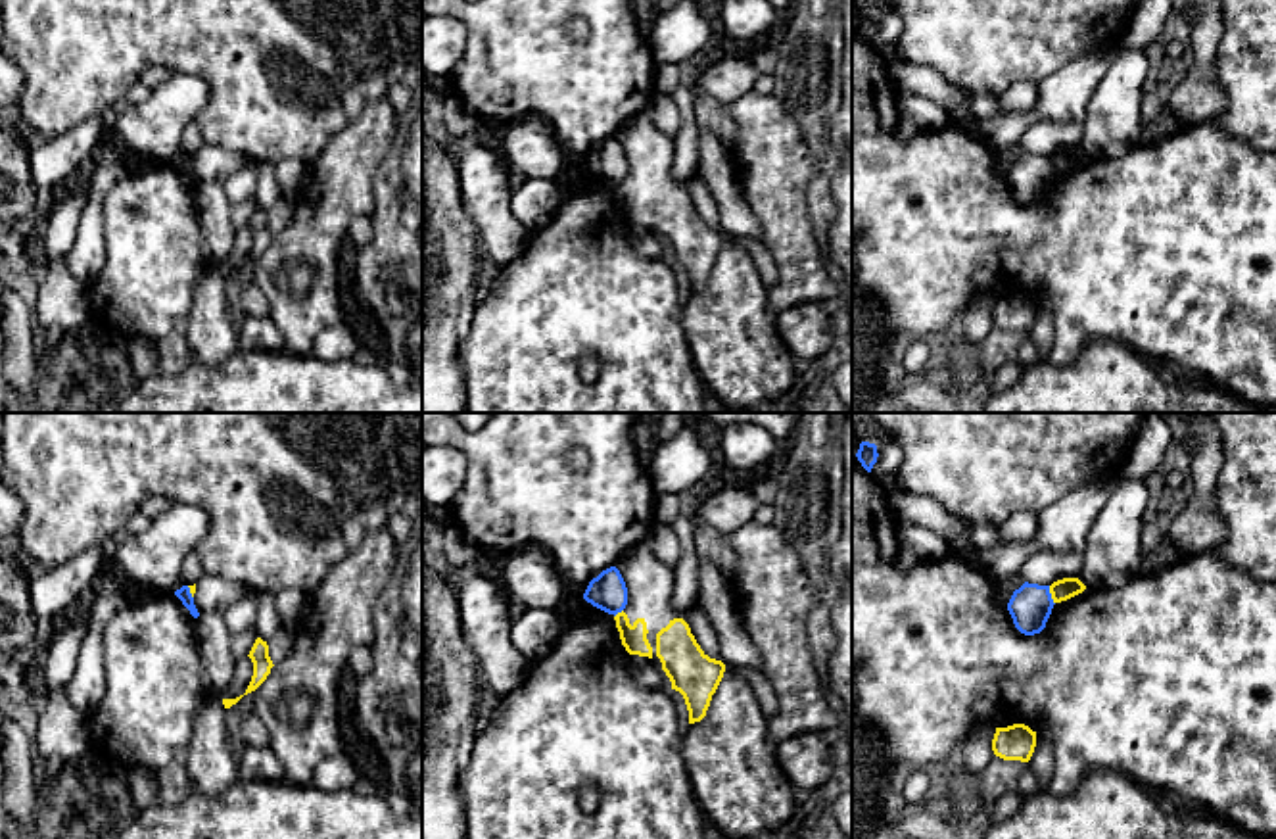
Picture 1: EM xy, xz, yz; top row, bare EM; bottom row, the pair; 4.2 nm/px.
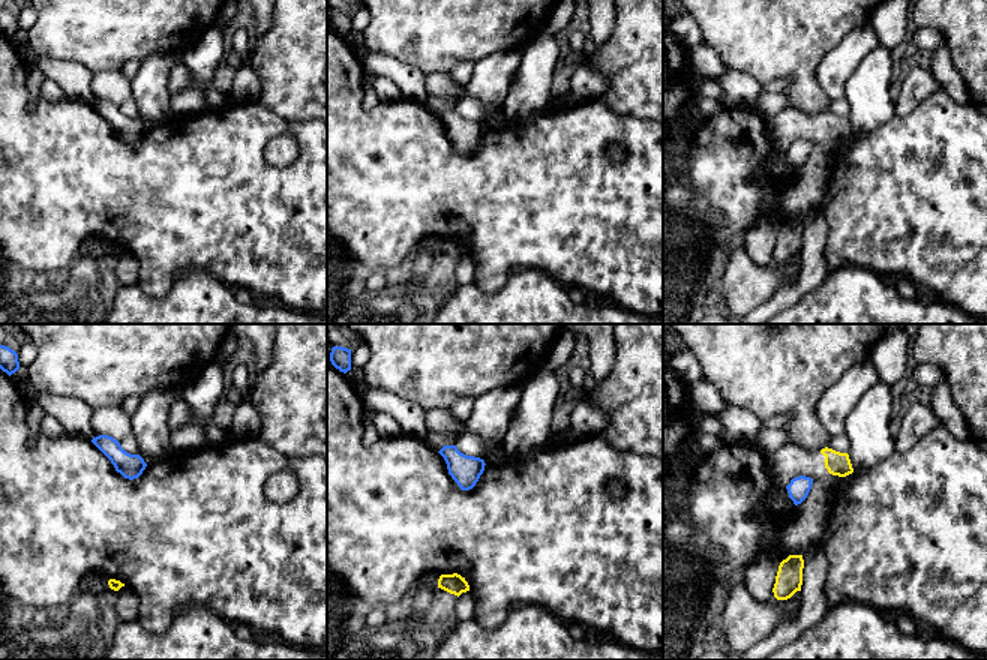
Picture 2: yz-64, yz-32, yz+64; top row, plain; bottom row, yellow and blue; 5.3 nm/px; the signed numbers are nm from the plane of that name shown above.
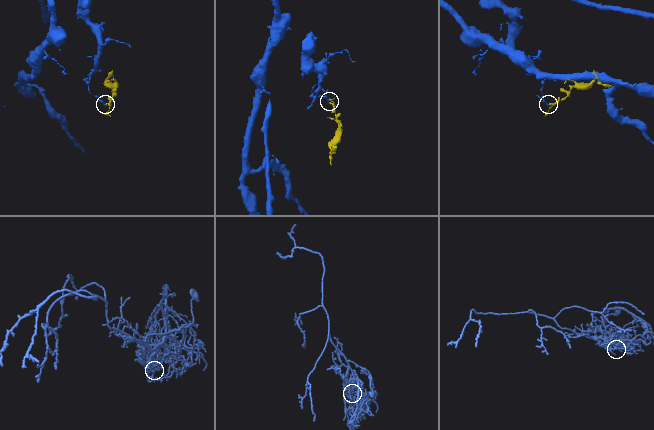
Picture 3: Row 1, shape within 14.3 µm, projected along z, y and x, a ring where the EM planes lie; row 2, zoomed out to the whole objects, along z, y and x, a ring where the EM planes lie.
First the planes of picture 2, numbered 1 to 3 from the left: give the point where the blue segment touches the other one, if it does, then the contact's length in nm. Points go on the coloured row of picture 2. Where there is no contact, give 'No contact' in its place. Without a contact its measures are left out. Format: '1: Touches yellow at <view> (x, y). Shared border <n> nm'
1: No contact
2: No contact
3: No contact

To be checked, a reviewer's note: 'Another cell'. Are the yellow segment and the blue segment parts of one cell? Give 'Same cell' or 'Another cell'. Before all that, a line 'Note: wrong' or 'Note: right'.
Note: right
Another cell

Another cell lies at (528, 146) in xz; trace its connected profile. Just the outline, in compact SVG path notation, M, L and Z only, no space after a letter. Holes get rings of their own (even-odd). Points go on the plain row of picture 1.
M535 115L499 127L495 144L507 167L524 179L564 182L572 175L572 161L560 150L551 127Z

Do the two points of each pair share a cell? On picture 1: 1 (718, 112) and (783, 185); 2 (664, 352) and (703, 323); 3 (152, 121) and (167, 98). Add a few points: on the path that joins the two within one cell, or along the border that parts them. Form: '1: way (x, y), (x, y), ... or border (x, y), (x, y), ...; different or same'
1: border (728, 106), (737, 125), (735, 160); different
2: border (684, 296), (682, 329), (691, 363), (701, 379); different
3: way (158, 116), (167, 104); same

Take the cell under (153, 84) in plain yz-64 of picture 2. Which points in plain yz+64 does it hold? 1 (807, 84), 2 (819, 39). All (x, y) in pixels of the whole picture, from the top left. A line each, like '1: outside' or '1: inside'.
1: outside
2: outside

